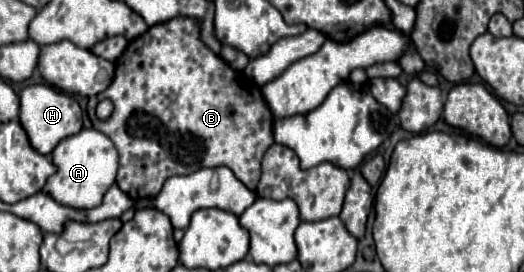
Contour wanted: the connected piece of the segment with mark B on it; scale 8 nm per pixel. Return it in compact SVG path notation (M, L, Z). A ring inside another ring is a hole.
M174 18L148 28L142 36L128 42L126 50L114 64L114 80L104 92L90 98L88 118L98 132L106 134L114 142L120 154L116 184L122 188L122 192L126 192L132 200L152 198L160 192L166 178L174 174L192 174L200 168L218 166L230 168L248 190L256 190L262 156L274 144L274 116L260 92L260 86L246 80L246 76L242 78L240 72L232 70L222 58L218 60L218 56L210 52L206 44L202 44L196 20ZM104 98L112 100L114 104L114 112L106 122L98 120L94 114L96 104Z

